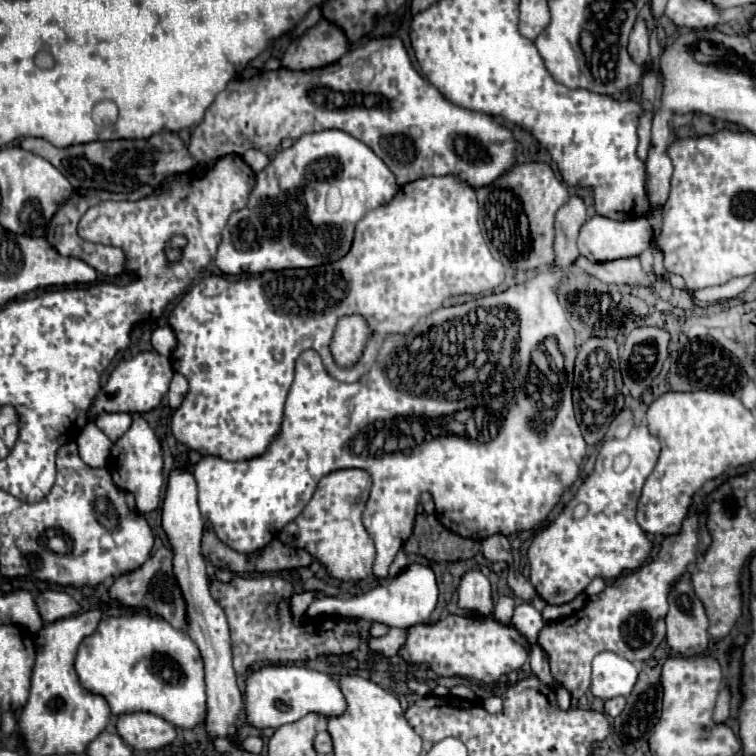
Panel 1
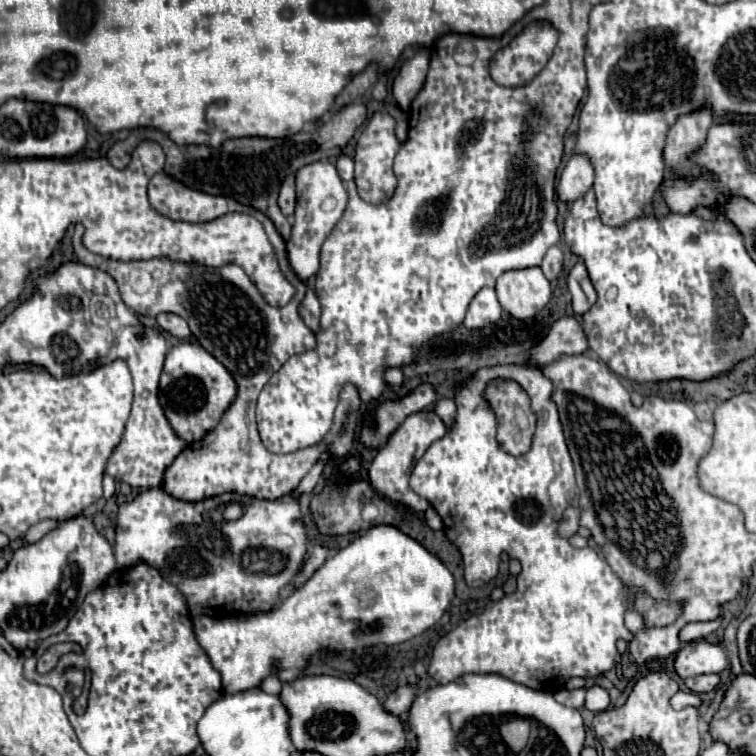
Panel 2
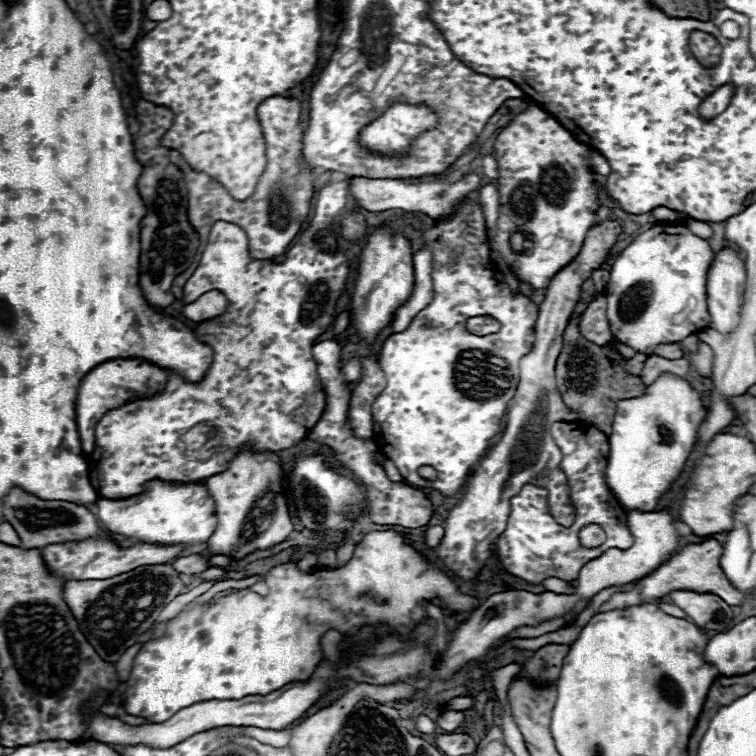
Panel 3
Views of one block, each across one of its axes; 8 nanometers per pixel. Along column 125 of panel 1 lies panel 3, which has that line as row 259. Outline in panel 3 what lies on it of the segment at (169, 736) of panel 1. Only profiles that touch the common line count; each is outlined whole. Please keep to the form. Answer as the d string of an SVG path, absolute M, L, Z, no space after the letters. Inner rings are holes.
M724 248L714 256L708 270L708 312L712 328L718 332L734 332L740 320L742 296L746 284L746 268L738 252Z

